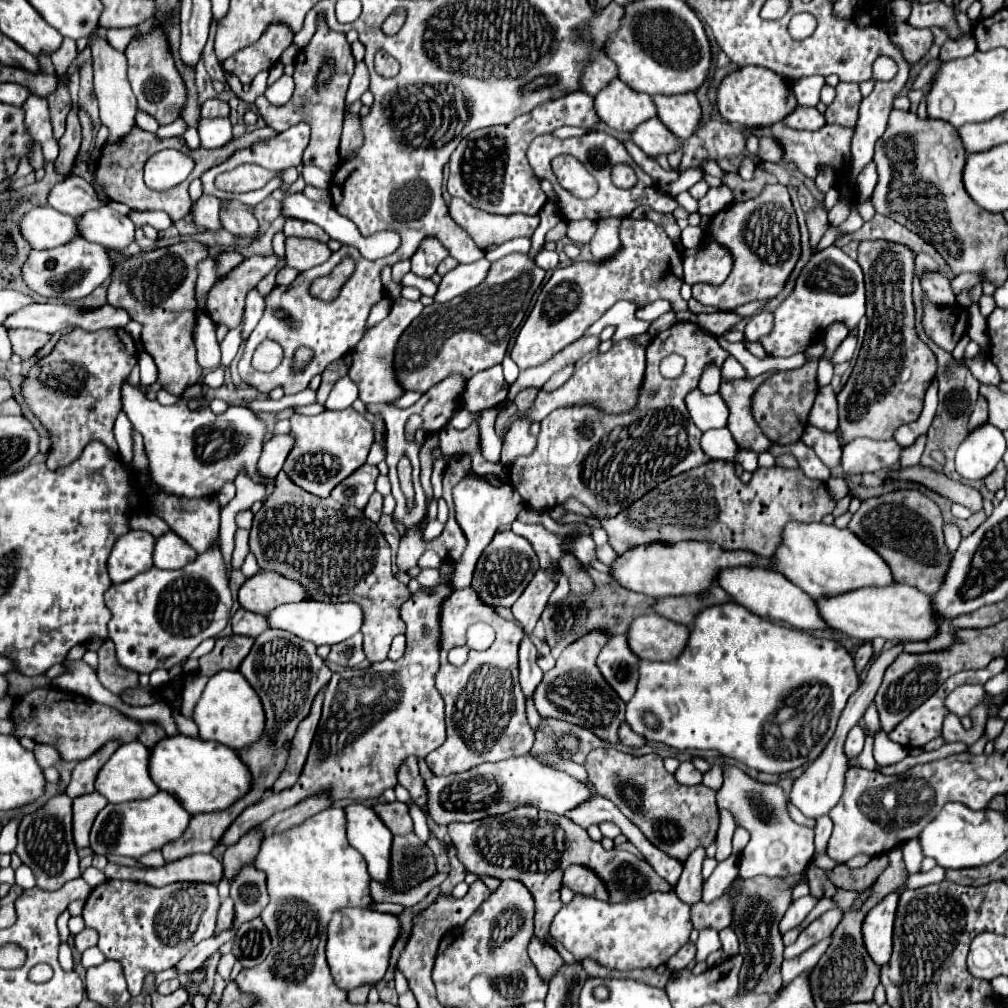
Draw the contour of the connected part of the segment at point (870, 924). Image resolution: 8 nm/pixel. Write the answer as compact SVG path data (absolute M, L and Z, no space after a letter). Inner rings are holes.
M900 893L886 895L872 911L866 915L862 933L864 933L864 945L870 953L870 957L884 965L890 961L892 955L892 929L894 929L894 917L898 909L898 897Z

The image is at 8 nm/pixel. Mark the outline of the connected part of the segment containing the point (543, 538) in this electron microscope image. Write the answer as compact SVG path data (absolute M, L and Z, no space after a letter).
M520 521L512 523L512 531L516 535L526 537L532 543L532 547L538 553L542 569L546 569L546 567L550 567L554 563L556 565L560 563L560 557L566 551L566 541L562 537L558 539L556 535L552 535L550 531L546 531L542 525L524 525Z

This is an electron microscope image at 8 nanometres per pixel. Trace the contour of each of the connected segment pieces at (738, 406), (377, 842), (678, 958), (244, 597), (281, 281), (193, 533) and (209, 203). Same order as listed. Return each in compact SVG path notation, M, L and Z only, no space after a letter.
M776 371L758 375L752 381L750 379L722 381L720 385L720 395L730 407L728 429L740 449L762 453L772 445L770 439L764 437L762 429L758 429L758 423L754 421L754 415L750 415L750 409L752 409L752 395L756 393L756 387L762 385L762 379L768 379L774 373Z
M350 803L346 807L346 817L348 817L348 841L354 849L358 849L366 863L368 863L368 873L372 879L380 883L390 881L390 845L392 845L392 833L382 825L382 819L374 809L366 803Z
M690 941L690 943L684 945L684 947L674 955L674 957L668 959L668 967L670 967L670 971L684 969L684 967L694 959L694 955L696 955L696 945Z
M258 571L240 587L238 601L248 611L268 615L270 609L276 609L282 603L308 599L308 593L304 589L306 587L298 585L298 581L282 577L280 573Z
M284 267L284 269L280 269L278 275L276 275L276 285L290 285L290 283L296 279L296 275L298 275L296 269Z
M158 493L154 511L158 517L162 517L170 529L180 535L196 553L204 553L206 549L212 549L218 543L220 537L220 503L216 497L200 497L200 499L184 499L174 497L166 493Z
M202 195L200 201L194 207L194 221L202 227L202 229L212 229L212 231L220 231L222 229L222 221L218 217L222 207L222 201L218 197L208 197Z

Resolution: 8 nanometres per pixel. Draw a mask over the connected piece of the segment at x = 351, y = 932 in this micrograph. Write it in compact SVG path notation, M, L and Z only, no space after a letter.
M360 907L338 911L328 925L326 945L326 959L332 969L334 983L342 987L342 991L352 991L362 985L376 987L376 983L384 979L390 967L390 953L400 937L400 931L402 925L392 913L380 913L374 909Z

